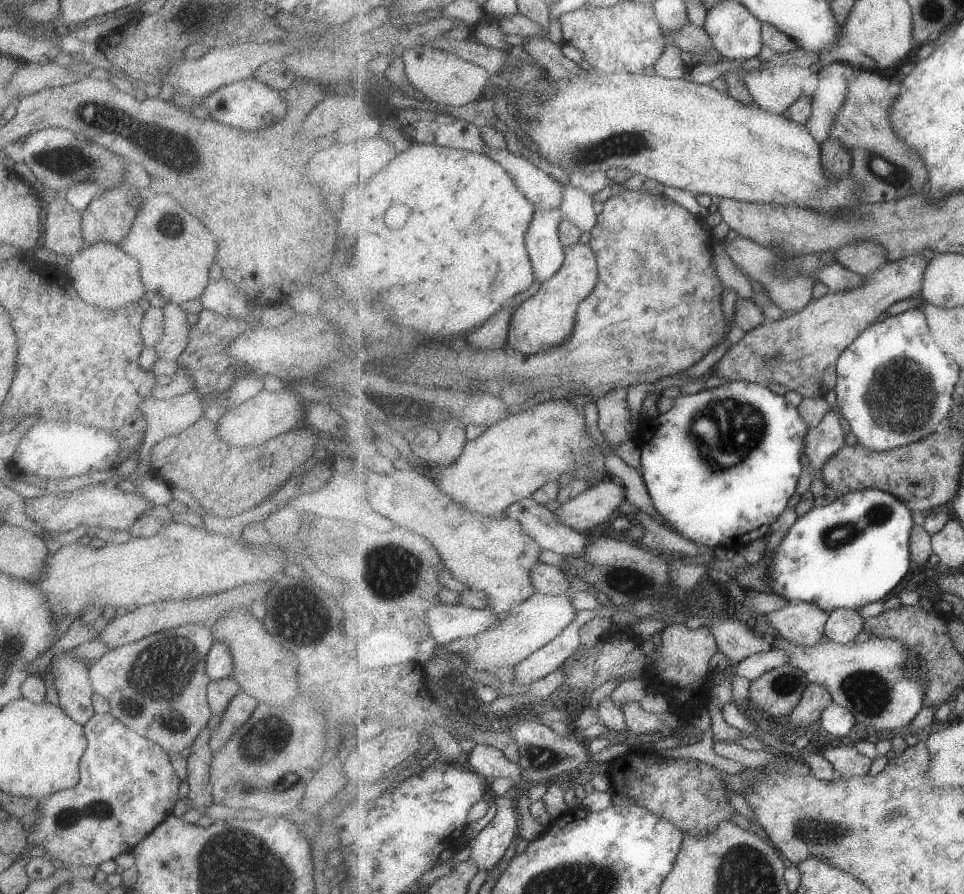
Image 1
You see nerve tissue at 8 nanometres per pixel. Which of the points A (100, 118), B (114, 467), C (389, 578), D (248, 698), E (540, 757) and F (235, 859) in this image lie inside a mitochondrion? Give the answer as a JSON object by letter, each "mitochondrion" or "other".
{"A":"mitochondrion","B":"other","C":"mitochondrion","D":"other","E":"mitochondrion","F":"mitochondrion"}

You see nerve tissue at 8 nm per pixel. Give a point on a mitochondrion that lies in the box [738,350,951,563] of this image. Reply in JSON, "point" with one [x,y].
{"point":[896,406]}

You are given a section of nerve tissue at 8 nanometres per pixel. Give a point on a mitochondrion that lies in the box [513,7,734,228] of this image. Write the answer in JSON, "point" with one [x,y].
{"point":[627,142]}

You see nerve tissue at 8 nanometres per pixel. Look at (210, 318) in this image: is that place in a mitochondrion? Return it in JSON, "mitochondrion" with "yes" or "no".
{"mitochondrion":"no"}

